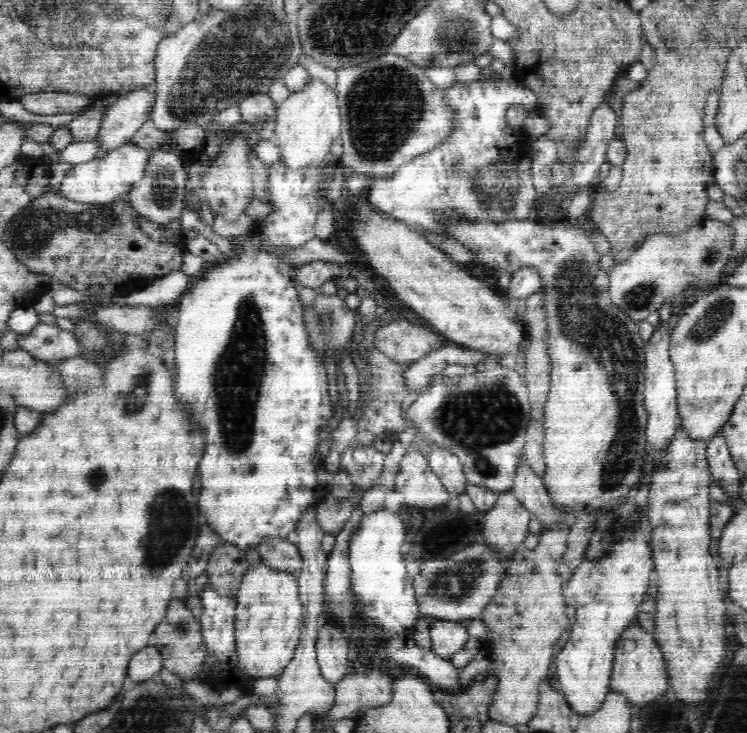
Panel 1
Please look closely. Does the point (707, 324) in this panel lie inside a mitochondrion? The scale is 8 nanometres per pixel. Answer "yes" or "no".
yes

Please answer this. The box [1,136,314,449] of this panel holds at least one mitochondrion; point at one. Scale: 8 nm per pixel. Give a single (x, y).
(33, 235)

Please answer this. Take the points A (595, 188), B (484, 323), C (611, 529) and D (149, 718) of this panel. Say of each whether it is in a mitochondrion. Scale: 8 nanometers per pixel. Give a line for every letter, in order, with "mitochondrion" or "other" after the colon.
A: other
B: other
C: mitochondrion
D: mitochondrion

